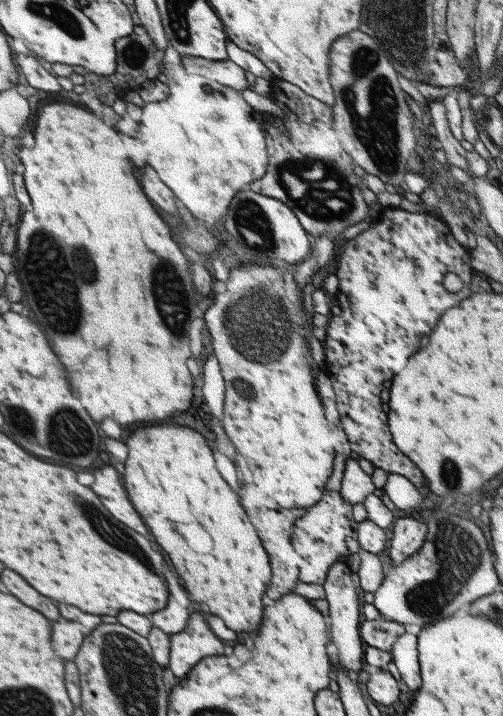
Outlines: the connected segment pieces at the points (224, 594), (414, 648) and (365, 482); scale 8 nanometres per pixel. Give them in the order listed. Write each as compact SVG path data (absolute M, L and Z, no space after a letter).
M156 426L136 432L128 440L132 454L128 460L125 485L132 502L146 518L158 542L166 548L182 578L188 582L192 600L210 604L212 612L228 622L234 632L252 632L262 622L262 596L270 584L270 560L260 544L256 528L250 524L238 494L228 486L226 478L218 470L214 450L204 434L190 426Z
M405 632L393 642L393 661L401 679L410 690L417 691L422 684L420 676L418 635Z
M349 460L346 462L342 486L339 493L348 504L360 504L375 490L372 477L362 471L359 462Z

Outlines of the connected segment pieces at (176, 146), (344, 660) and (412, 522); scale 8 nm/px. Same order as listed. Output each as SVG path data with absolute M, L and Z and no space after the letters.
M170 43L166 49L166 61L162 69L162 73L168 78L167 84L172 90L172 96L168 100L148 102L144 106L140 140L152 146L152 156L158 156L158 162L150 164L156 166L162 180L174 188L178 198L182 198L190 206L190 210L197 218L214 226L227 218L229 206L238 192L245 190L251 182L267 174L269 154L264 132L260 130L260 124L256 119L252 118L250 104L246 104L238 96L237 90L226 86L224 94L224 84L190 74L182 64L183 54L174 47Z
M345 560L335 562L329 569L326 582L323 584L326 600L329 604L328 618L332 631L332 640L338 649L338 660L346 672L357 674L362 668L365 654L365 644L360 634L360 602L358 592L352 581L352 571Z
M396 517L391 530L390 558L395 564L400 564L421 550L428 528L424 519Z

